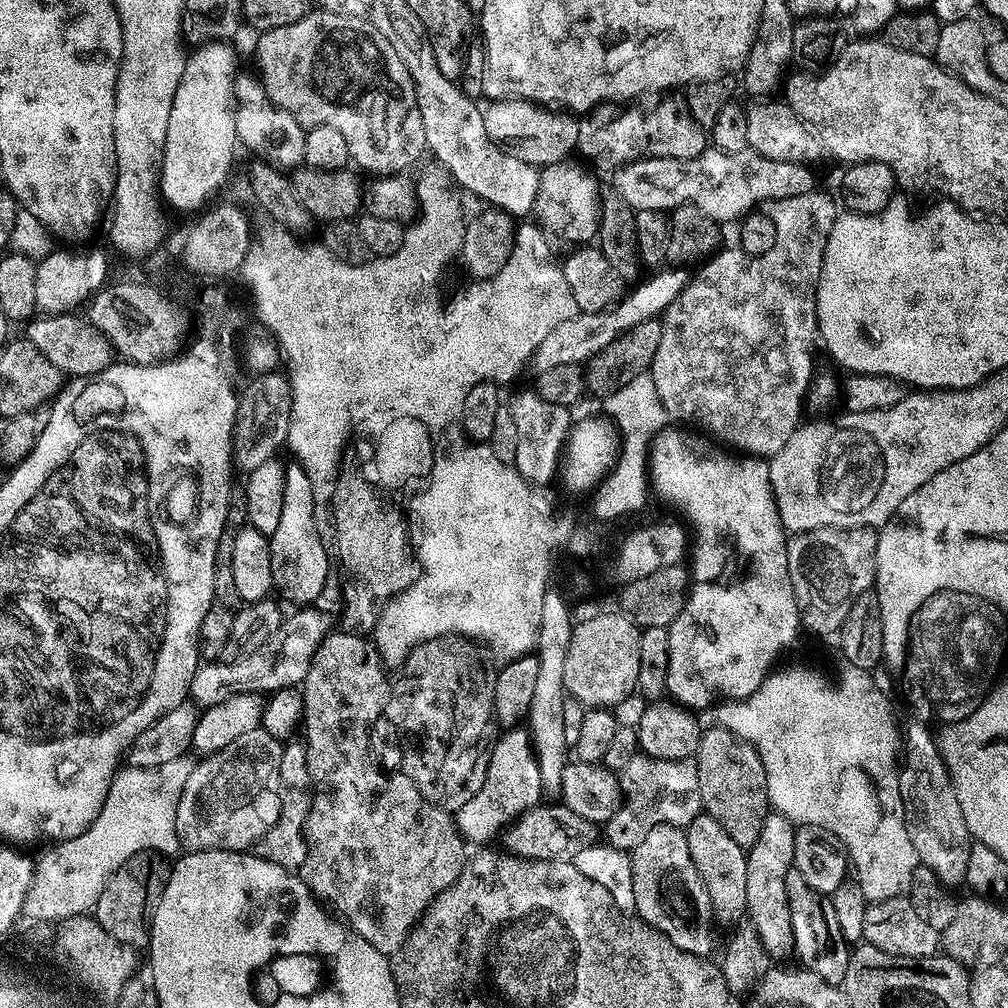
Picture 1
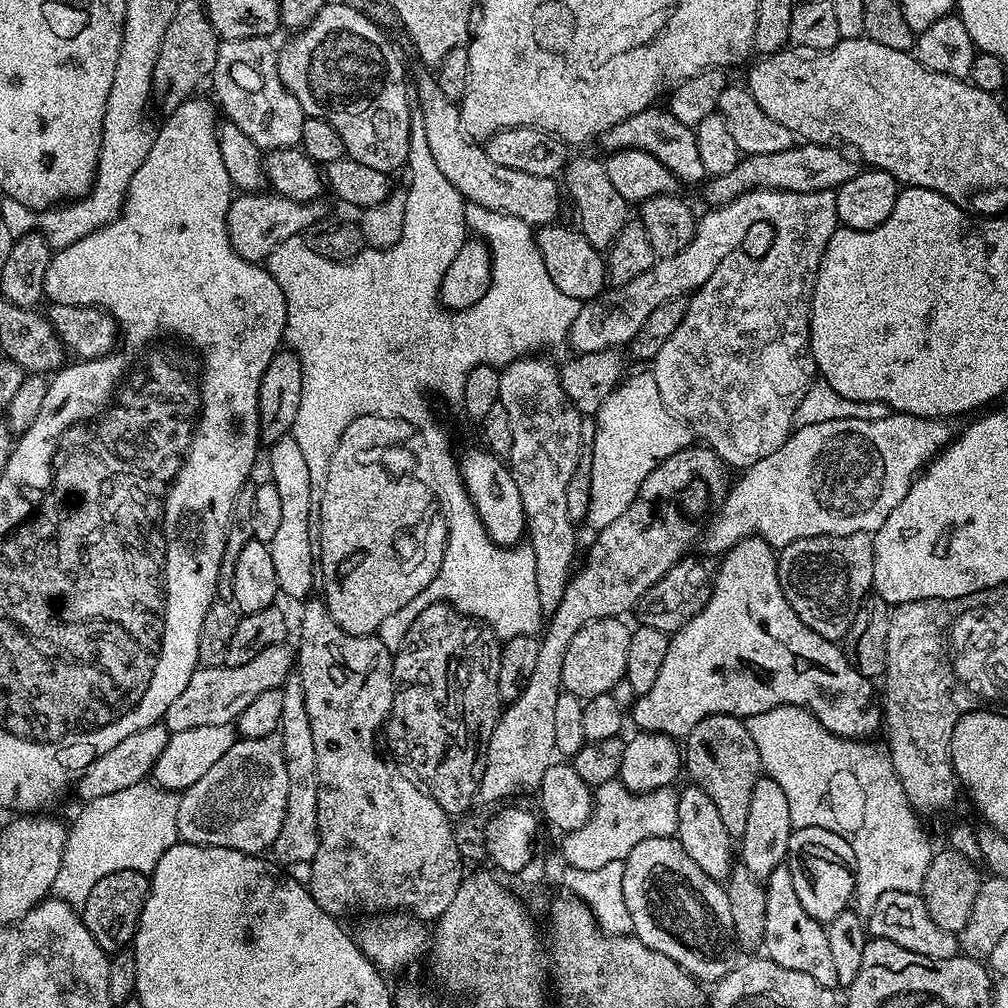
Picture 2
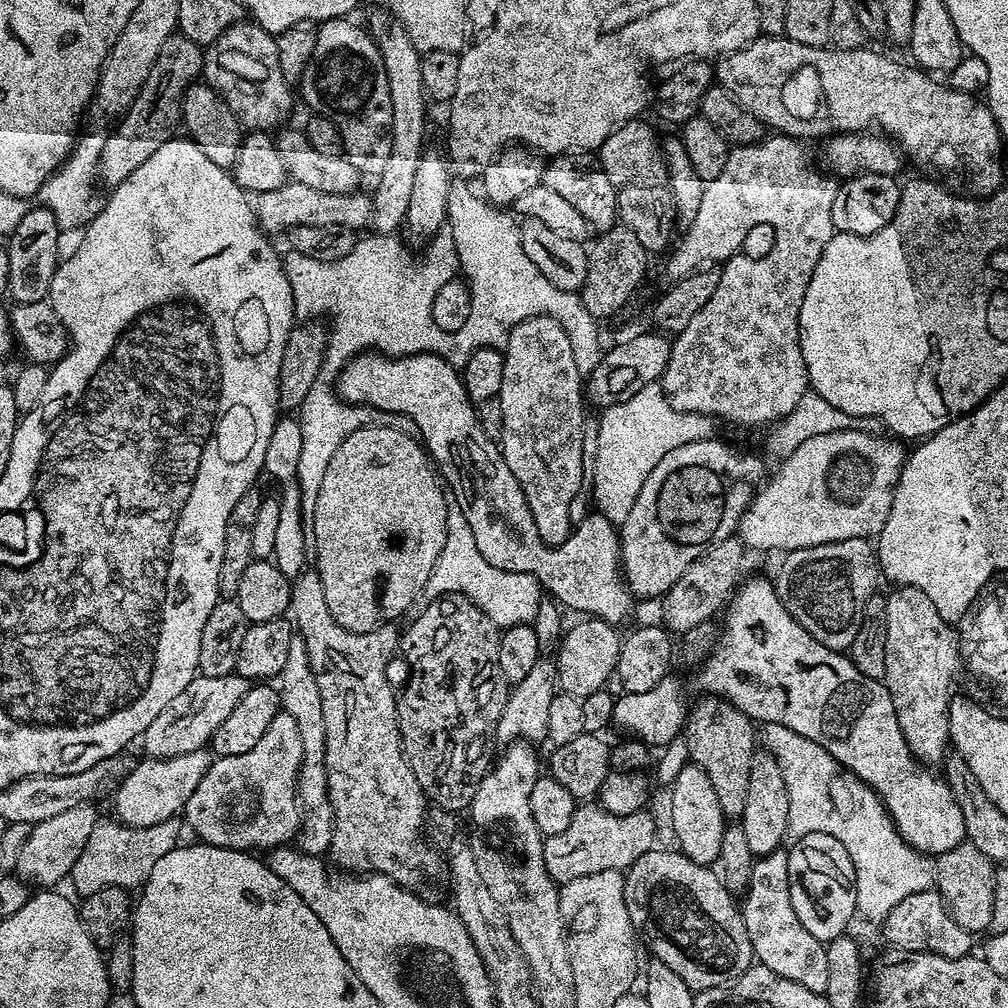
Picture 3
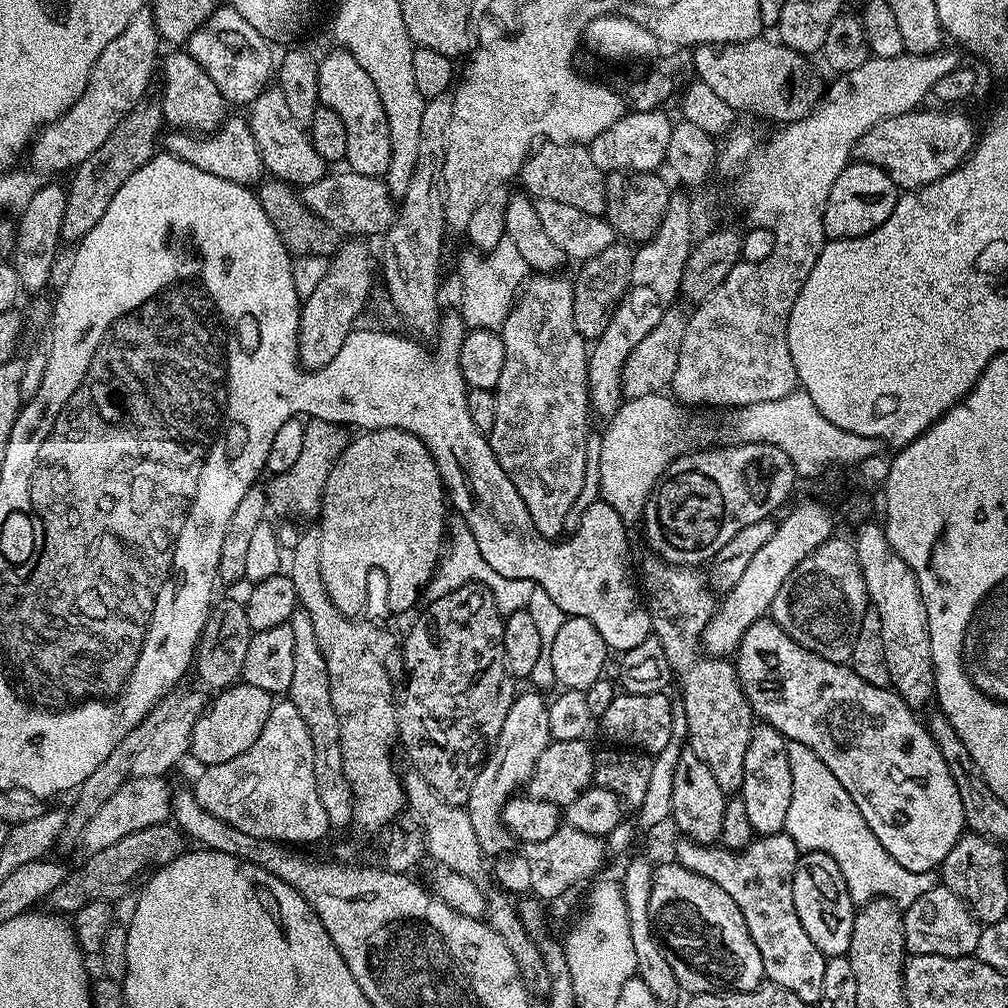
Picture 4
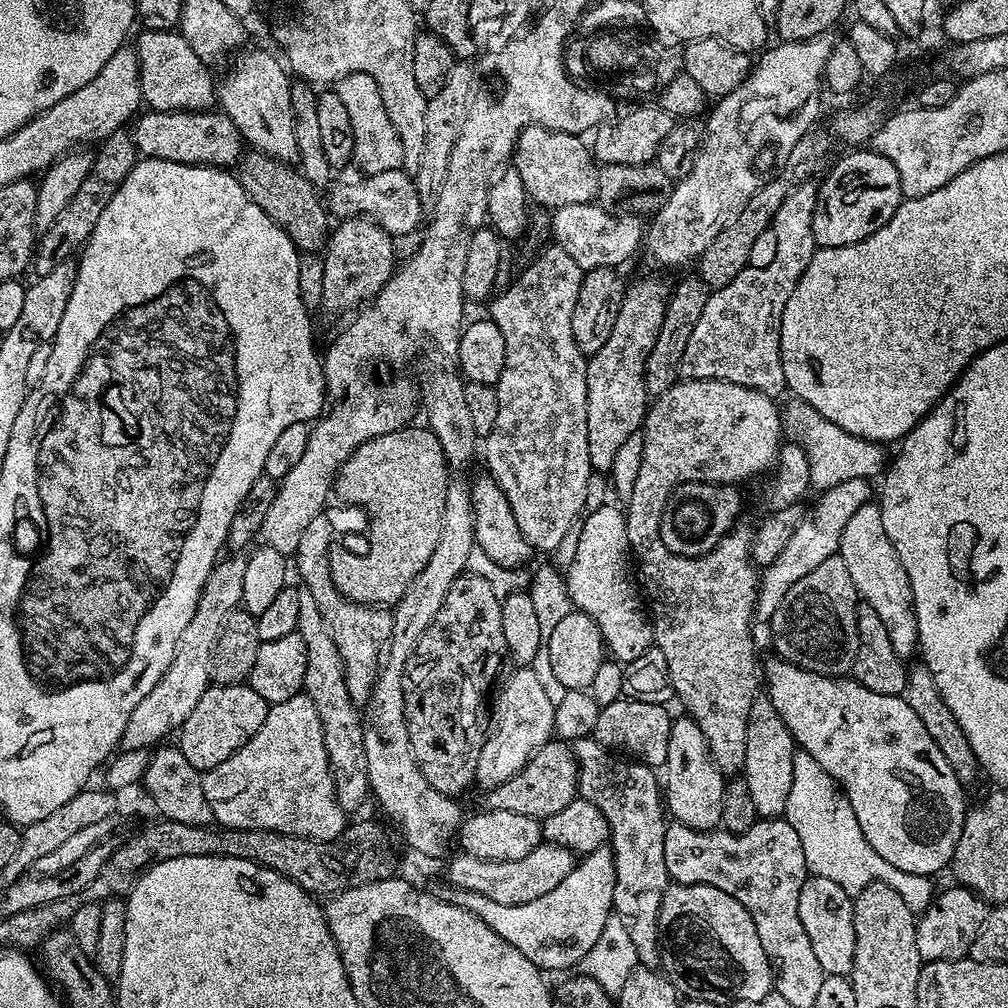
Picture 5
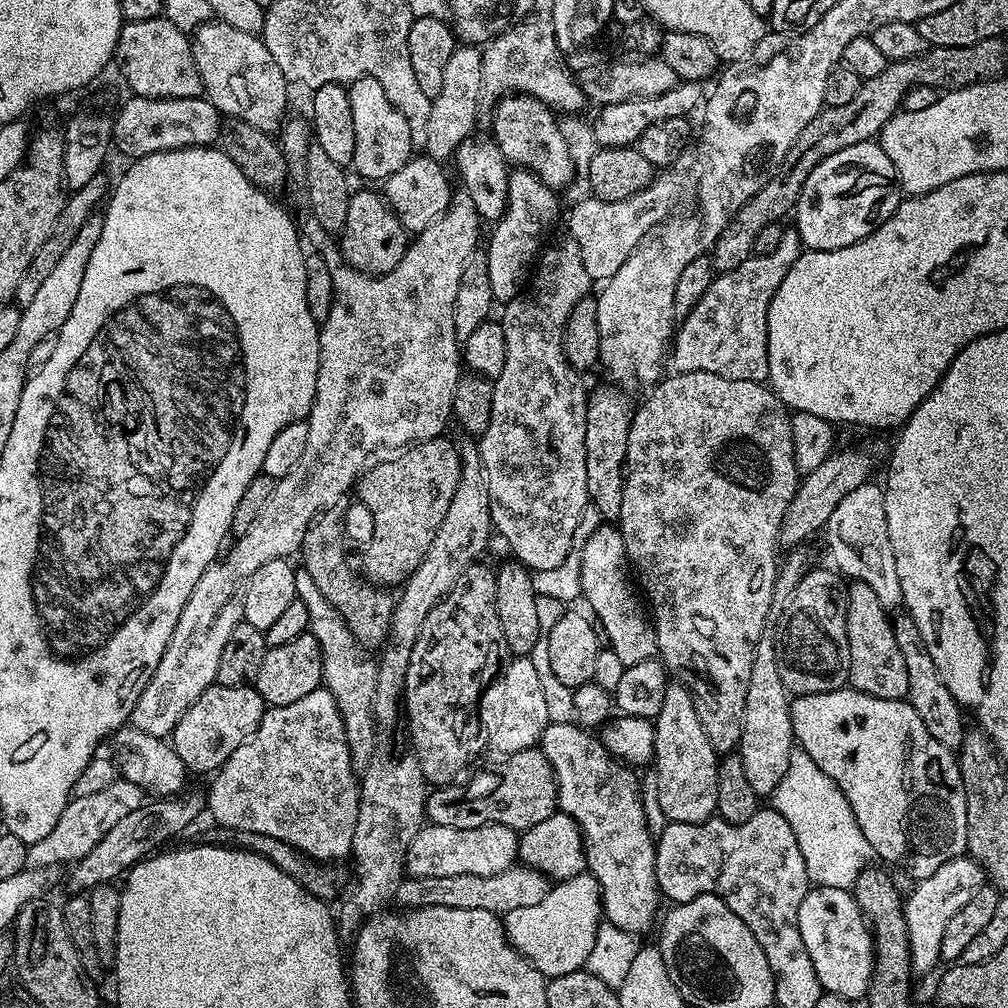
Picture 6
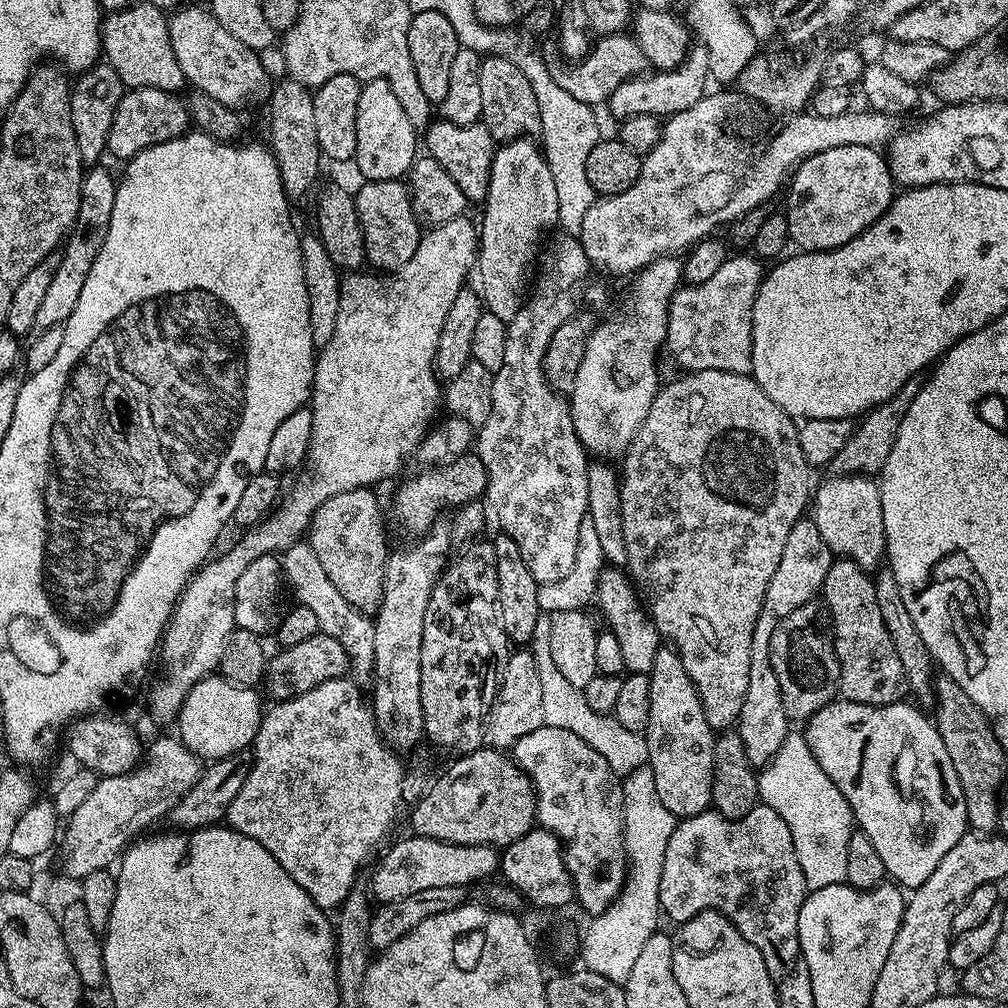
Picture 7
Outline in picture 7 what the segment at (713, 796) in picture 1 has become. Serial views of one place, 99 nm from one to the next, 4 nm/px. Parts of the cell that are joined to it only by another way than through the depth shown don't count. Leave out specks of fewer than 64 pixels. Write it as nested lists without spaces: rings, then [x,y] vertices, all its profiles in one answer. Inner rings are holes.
[[[702,370],[681,377],[681,380],[672,380],[669,384],[667,381],[661,387],[650,406],[650,414],[646,414],[646,422],[642,422],[638,434],[622,457],[624,472],[622,468],[619,482],[622,494],[622,531],[626,534],[628,555],[626,572],[639,595],[646,601],[647,611],[661,637],[680,653],[682,666],[686,666],[686,674],[690,674],[700,695],[706,722],[710,722],[713,730],[728,730],[740,719],[746,686],[750,683],[750,642],[754,638],[754,622],[758,622],[762,598],[766,598],[766,586],[770,586],[770,578],[774,578],[774,570],[778,570],[782,546],[786,546],[790,530],[794,530],[794,526],[805,515],[804,507],[807,504],[809,507],[813,499],[814,468],[802,452],[797,421],[783,412],[751,375],[743,376],[726,370]]]

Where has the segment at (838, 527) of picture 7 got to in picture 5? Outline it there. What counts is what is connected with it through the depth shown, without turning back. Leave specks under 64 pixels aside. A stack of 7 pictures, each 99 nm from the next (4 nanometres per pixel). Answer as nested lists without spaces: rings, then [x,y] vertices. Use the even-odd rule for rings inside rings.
[[[869,502],[859,506],[851,515],[842,532],[838,554],[842,562],[846,562],[846,570],[850,570],[857,597],[863,603],[874,606],[878,618],[882,618],[882,626],[886,626],[886,634],[890,634],[890,646],[894,646],[894,654],[898,654],[905,662],[911,661],[911,656],[917,655],[920,643],[918,622],[912,605],[912,587],[890,538],[886,538],[886,526],[882,526],[879,503]]]

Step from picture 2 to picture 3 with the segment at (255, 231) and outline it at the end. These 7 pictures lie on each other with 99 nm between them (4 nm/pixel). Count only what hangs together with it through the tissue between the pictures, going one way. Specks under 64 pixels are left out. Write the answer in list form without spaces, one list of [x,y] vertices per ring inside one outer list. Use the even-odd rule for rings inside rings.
[[[285,182],[278,190],[259,193],[254,211],[261,229],[268,234],[284,234],[298,226],[342,226],[361,230],[372,223],[372,197],[364,190],[350,194],[322,194],[322,190],[314,190],[311,186]]]

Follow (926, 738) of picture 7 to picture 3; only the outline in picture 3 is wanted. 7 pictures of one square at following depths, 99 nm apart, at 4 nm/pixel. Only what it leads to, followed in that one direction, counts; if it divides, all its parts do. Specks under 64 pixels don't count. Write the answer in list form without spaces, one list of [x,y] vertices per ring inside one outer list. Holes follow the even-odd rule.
[[[752,576],[743,581],[737,587],[733,597],[726,605],[726,611],[723,613],[723,626],[719,629],[718,635],[712,645],[710,654],[703,657],[704,665],[700,668],[700,684],[705,689],[705,693],[720,697],[721,700],[728,700],[738,710],[742,710],[742,714],[746,714],[754,722],[761,725],[777,724],[778,726],[790,726],[790,730],[794,730],[794,734],[802,734],[802,738],[810,738],[810,742],[818,742],[818,746],[822,746],[822,750],[826,750],[837,760],[848,772],[854,773],[862,783],[876,791],[884,809],[892,815],[892,821],[896,823],[898,834],[903,838],[915,852],[922,852],[925,856],[933,858],[946,854],[950,850],[961,847],[965,843],[966,822],[962,822],[962,810],[958,810],[958,802],[954,802],[954,794],[950,790],[950,786],[939,775],[936,776],[931,767],[925,766],[914,758],[914,754],[910,750],[910,746],[906,746],[906,738],[902,738],[902,726],[898,726],[898,714],[894,714],[894,702],[890,702],[890,694],[884,689],[881,681],[874,678],[866,678],[856,669],[851,655],[844,652],[836,652],[833,648],[822,646],[822,642],[818,642],[810,633],[799,624],[799,622],[791,616],[786,610],[786,606],[782,606],[782,602],[776,593],[775,583],[771,579],[768,580],[764,576]]]

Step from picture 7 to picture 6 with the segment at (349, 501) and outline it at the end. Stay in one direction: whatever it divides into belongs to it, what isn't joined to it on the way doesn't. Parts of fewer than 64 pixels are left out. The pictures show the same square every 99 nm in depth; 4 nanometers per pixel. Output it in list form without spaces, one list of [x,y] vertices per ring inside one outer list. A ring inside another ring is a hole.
[[[324,514],[312,521],[306,530],[306,538],[298,553],[299,559],[304,559],[302,571],[314,578],[322,596],[338,610],[338,614],[346,622],[354,638],[365,649],[376,650],[388,638],[388,627],[392,621],[394,596],[391,591],[369,582],[363,575],[352,573],[348,565],[348,556],[344,553],[344,528],[332,517]]]

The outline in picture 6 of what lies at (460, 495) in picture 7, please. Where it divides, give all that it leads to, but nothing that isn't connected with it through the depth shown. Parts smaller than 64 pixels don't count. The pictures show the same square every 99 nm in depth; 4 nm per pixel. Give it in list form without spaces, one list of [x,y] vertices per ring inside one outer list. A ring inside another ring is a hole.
[[[447,435],[436,436],[432,440],[397,451],[391,458],[381,459],[384,460],[381,464],[373,463],[356,481],[354,496],[368,507],[372,515],[372,541],[368,544],[362,569],[363,575],[371,583],[377,586],[403,585],[422,562],[426,550],[430,550],[430,542],[434,542],[434,534],[438,534],[438,526],[442,526],[442,518],[446,518],[450,498],[454,498],[454,486],[458,486],[460,477],[460,452],[457,445],[451,444],[448,439]]]

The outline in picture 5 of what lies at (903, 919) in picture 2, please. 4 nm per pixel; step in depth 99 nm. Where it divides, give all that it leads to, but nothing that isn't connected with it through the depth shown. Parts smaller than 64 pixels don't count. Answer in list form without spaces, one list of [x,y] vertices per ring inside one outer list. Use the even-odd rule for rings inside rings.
[[[951,886],[937,895],[925,912],[919,913],[916,922],[916,945],[921,961],[962,960],[968,956],[982,922],[986,922],[990,905],[981,896],[975,896],[969,888]]]

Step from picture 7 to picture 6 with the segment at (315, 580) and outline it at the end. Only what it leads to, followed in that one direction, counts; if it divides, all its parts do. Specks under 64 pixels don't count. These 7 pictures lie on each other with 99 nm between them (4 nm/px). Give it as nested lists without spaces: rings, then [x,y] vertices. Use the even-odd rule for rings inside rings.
[[[302,570],[296,573],[296,598],[302,602],[302,606],[306,606],[310,614],[308,631],[314,634],[314,638],[318,638],[318,646],[322,650],[322,684],[330,694],[334,694],[334,702],[346,730],[346,742],[352,755],[352,763],[357,769],[363,770],[374,759],[377,751],[375,748],[378,730],[372,718],[377,661],[368,657],[371,655],[356,641],[338,610],[330,606],[330,602],[322,596],[322,590],[318,590],[314,578],[310,578],[310,574]]]

